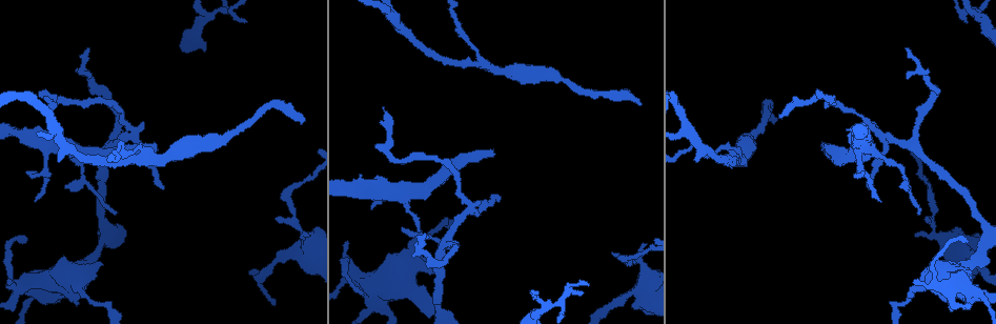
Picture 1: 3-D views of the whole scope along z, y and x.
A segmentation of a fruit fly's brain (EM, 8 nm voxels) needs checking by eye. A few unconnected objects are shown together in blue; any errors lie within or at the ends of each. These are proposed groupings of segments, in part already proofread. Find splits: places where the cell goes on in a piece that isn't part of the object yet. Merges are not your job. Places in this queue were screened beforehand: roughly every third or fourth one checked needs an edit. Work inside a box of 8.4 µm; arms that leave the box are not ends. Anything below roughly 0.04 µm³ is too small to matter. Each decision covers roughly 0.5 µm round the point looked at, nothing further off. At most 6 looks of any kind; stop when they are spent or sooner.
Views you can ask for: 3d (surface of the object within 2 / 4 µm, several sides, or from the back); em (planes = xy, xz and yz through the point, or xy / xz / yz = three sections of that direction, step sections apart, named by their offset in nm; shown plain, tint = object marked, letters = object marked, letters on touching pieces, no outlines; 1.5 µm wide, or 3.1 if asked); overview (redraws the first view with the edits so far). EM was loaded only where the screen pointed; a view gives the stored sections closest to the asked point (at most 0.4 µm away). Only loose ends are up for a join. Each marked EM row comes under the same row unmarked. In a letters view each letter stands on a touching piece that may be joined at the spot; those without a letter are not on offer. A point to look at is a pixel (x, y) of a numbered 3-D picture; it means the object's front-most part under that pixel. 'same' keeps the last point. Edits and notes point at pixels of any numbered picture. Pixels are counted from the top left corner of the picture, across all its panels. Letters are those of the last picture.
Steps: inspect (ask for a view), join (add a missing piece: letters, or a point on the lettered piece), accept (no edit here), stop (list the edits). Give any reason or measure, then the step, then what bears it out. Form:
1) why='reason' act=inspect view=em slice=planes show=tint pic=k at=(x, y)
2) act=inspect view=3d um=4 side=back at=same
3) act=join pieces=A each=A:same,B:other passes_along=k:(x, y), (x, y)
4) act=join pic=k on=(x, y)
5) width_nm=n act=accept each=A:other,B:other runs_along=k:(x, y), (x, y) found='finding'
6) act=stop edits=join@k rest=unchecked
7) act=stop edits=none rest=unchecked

why='an open end' act=inspect view=3d um=2 pic=1 at=(923, 219)

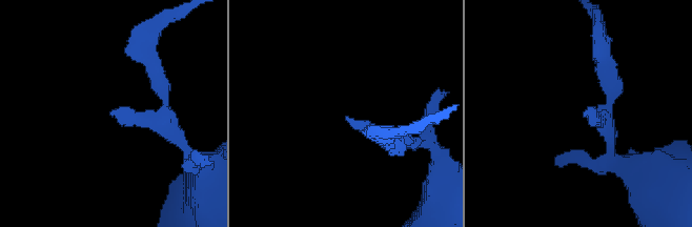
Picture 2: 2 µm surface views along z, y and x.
why='now the EM' act=inspect view=em slice=planes show=letters pic=2 at=(346, 118)

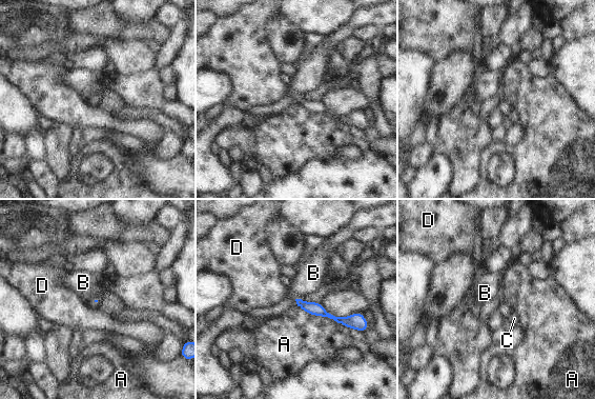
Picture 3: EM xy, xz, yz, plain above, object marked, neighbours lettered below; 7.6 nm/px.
act=accept each=A:other,B:other,C:other,D:other found='no lettered piece goes on from it'

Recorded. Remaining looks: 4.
why='end of a long branch' act=inspect view=em slice=planes show=letters pic=1 at=(301, 122)

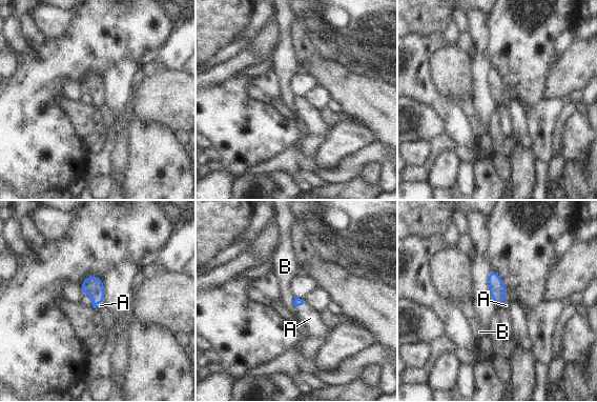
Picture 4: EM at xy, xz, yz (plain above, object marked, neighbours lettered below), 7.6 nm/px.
act=join pieces=A each=A:same,B:other passes_along=4:(297, 302), (300, 304), (310, 318) found='the cell continues'

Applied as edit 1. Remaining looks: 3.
why='branch stops here' act=inspect view=em slice=planes show=tint pic=1 at=(492, 150)

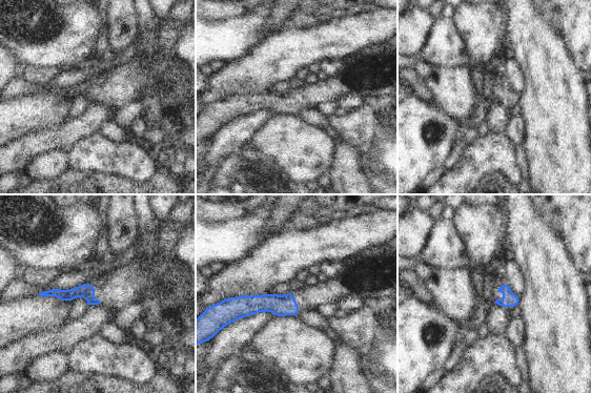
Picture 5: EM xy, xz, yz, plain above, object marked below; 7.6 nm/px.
why='see the neighbours' act=inspect view=em slice=planes show=letters at=same

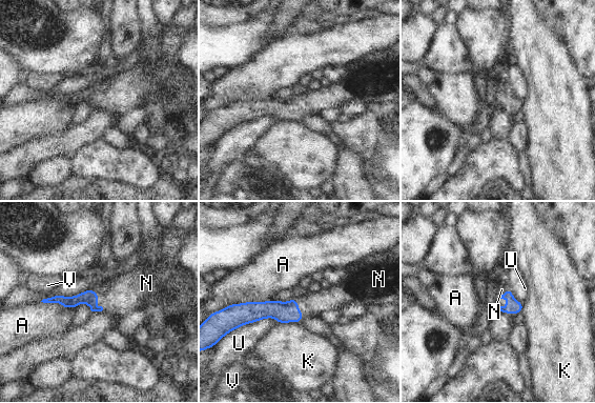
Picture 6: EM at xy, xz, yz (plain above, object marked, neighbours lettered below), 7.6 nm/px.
width_nm=110 act=join pieces=N each=A:other,K:other,N:same,U:other,V:other passes_along=6:(514, 306), (505, 293), (501, 289) found='the cell continues'

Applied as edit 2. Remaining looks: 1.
act=stop edits=join@4,join@6 rest=unchecked

